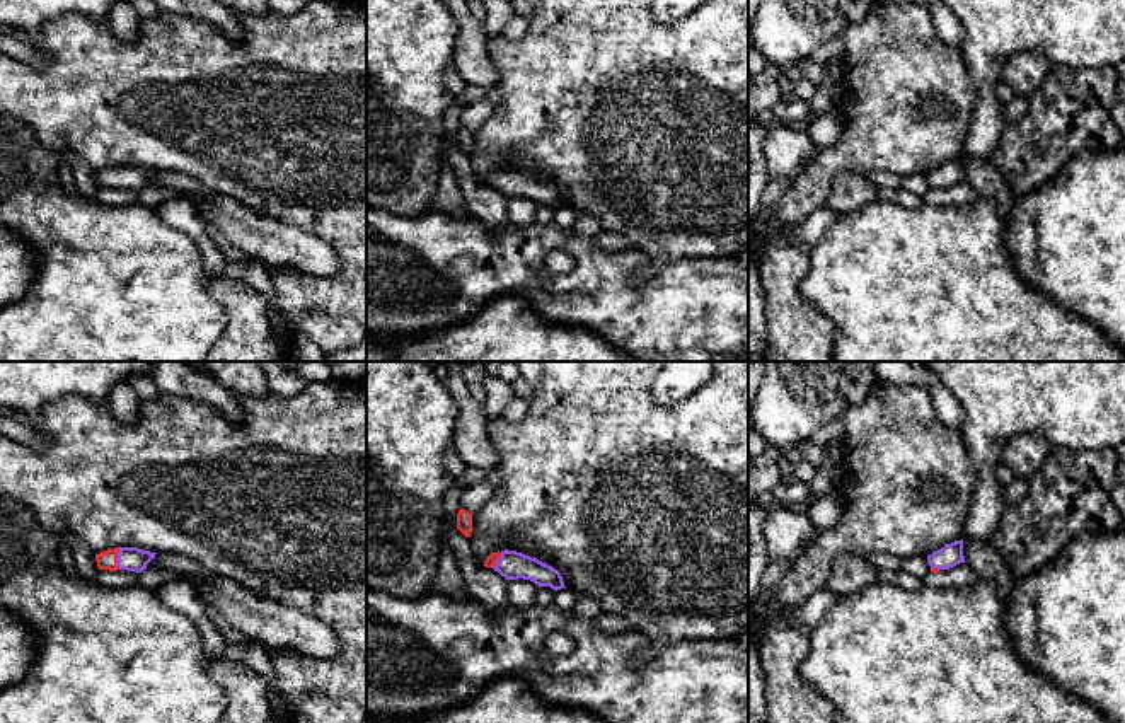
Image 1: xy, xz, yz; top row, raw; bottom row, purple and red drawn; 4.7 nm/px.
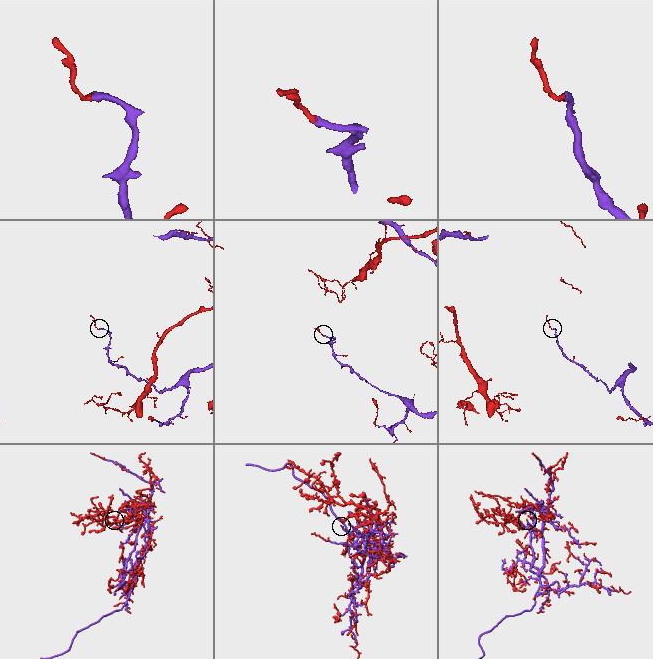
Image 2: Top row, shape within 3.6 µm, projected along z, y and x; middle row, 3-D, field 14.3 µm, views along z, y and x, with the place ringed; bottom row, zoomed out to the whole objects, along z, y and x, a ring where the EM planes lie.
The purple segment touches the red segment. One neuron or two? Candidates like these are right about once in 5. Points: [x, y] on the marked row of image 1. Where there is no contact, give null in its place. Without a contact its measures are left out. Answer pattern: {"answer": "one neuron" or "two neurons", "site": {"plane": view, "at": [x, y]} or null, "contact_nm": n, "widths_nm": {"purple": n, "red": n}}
{"answer": "one neuron", "site": {"plane": "xy", "at": [118, 558]}, "contact_nm": 100, "widths_nm": {"purple": 110, "red": 90}}

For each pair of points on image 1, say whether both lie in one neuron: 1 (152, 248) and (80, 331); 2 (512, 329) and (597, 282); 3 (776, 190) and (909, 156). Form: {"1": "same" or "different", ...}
{"1": "same", "2": "different", "3": "different"}

